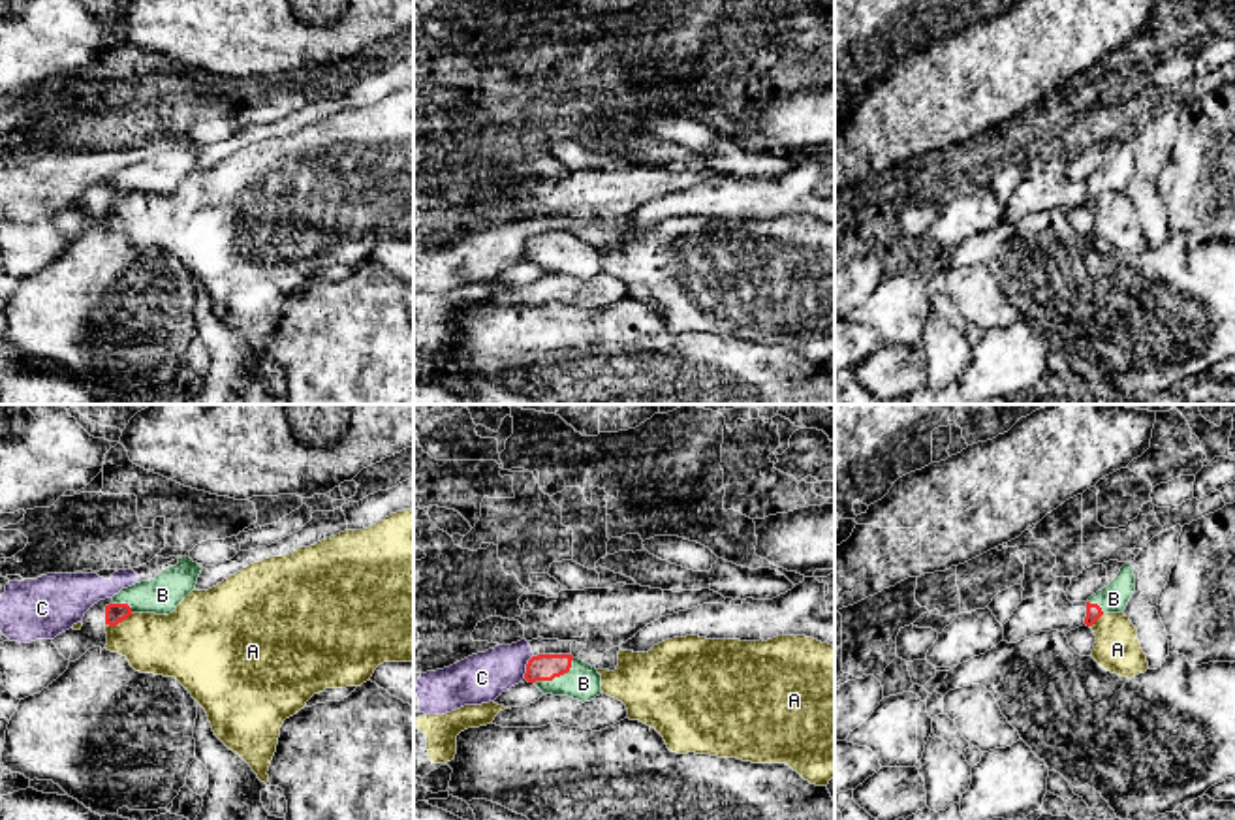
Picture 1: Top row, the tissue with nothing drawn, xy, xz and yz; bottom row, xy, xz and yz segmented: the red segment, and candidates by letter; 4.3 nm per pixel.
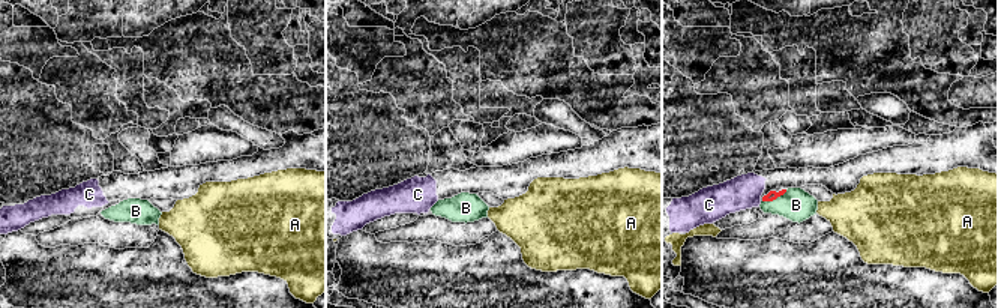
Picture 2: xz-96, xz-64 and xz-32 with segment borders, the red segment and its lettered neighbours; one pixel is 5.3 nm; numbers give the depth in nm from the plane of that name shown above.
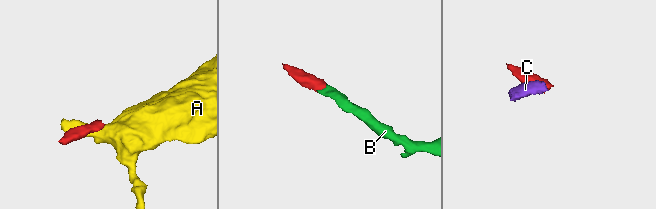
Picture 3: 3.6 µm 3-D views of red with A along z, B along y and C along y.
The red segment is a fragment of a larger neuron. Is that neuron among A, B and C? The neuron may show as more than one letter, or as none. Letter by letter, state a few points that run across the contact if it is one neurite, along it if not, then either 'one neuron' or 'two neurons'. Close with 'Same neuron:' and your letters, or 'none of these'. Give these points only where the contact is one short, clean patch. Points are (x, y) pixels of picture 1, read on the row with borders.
A: xy (134, 614), (115, 625), (106, 625) | two neurons
B: xz (544, 666), (557, 676), (570, 676), (583, 683) | one neuron
C: xz (532, 655), (523, 678) | two neurons
Same neuron: B

